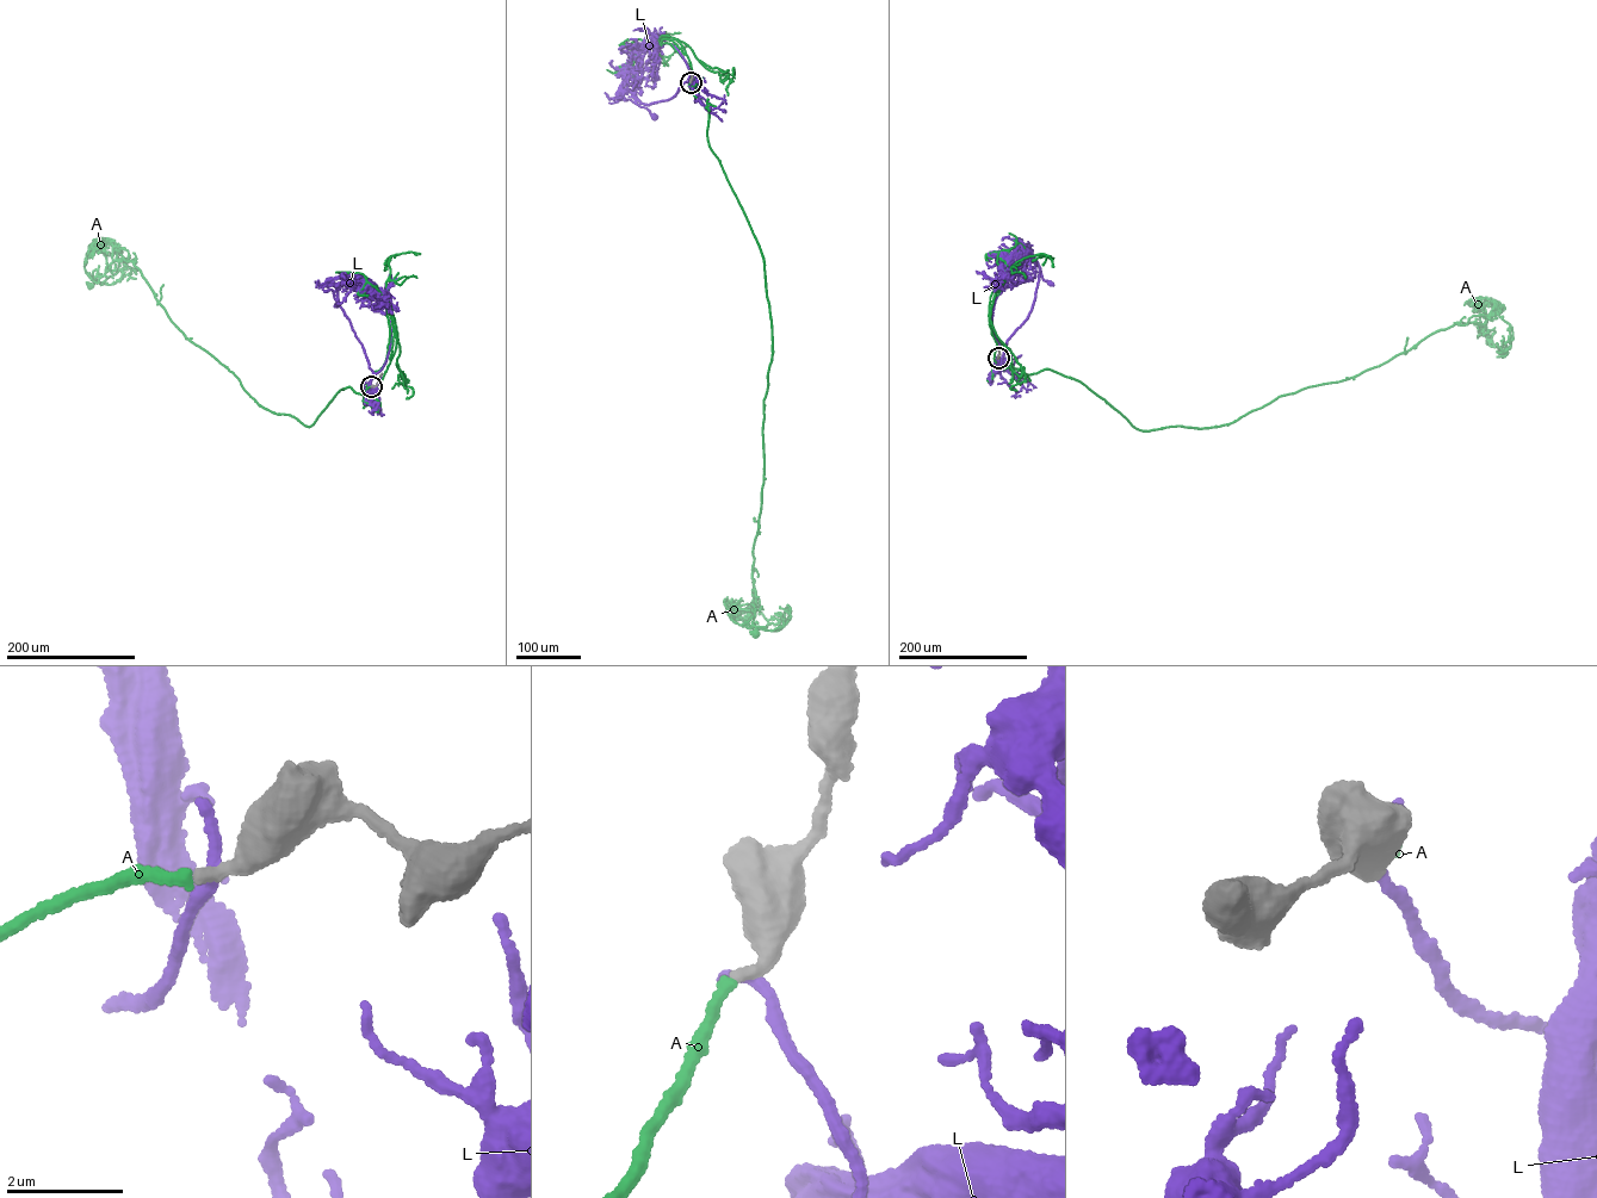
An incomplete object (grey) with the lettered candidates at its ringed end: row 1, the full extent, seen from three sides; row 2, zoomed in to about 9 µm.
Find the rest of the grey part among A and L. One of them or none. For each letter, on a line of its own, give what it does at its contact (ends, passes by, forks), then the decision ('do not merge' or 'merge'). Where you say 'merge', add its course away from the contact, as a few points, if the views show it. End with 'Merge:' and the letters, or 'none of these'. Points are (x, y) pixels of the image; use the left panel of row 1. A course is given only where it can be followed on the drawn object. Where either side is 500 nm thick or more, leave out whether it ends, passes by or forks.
A: it ends there; merge; it runs (371, 386), (340, 390), (305, 426), (258, 403), (185, 337), (131, 261), (94, 269), (91, 286)
L: it ends there; do not merge
Merge: A

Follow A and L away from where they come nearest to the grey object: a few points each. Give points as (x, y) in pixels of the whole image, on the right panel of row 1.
A: (998, 358), (1078, 380), (1147, 430), (1231, 423), (1460, 322), (1493, 329), (1489, 343)
L: (998, 358), (1001, 365), (1007, 340), (1031, 310), (1039, 280), (1035, 261), (1042, 279), (1050, 283)

